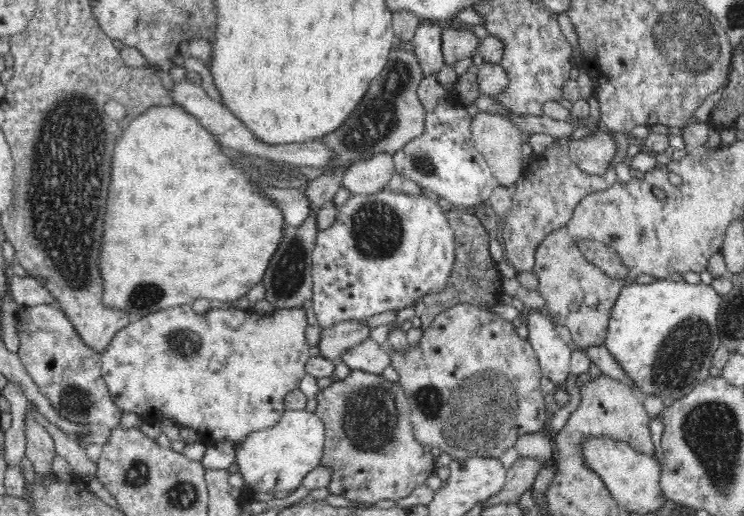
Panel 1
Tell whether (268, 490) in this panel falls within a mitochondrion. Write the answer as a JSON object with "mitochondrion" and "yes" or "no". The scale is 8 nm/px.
{"mitochondrion":"no"}

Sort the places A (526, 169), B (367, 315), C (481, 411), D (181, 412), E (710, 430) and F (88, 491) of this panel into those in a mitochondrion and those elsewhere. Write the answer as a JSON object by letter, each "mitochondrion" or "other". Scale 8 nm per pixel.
{"A":"other","B":"other","C":"mitochondrion","D":"other","E":"mitochondrion","F":"other"}

